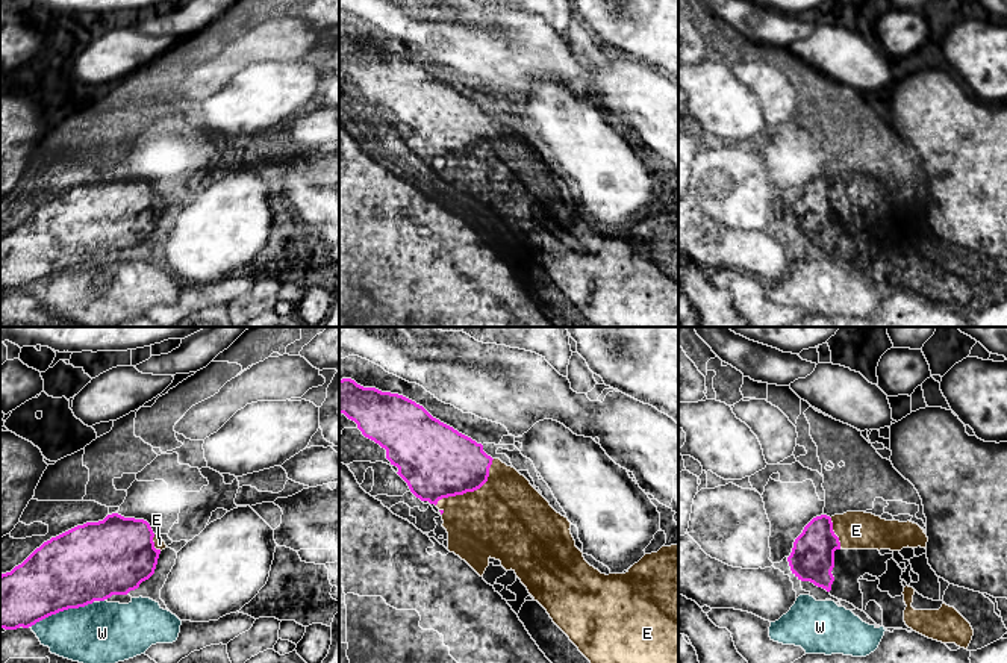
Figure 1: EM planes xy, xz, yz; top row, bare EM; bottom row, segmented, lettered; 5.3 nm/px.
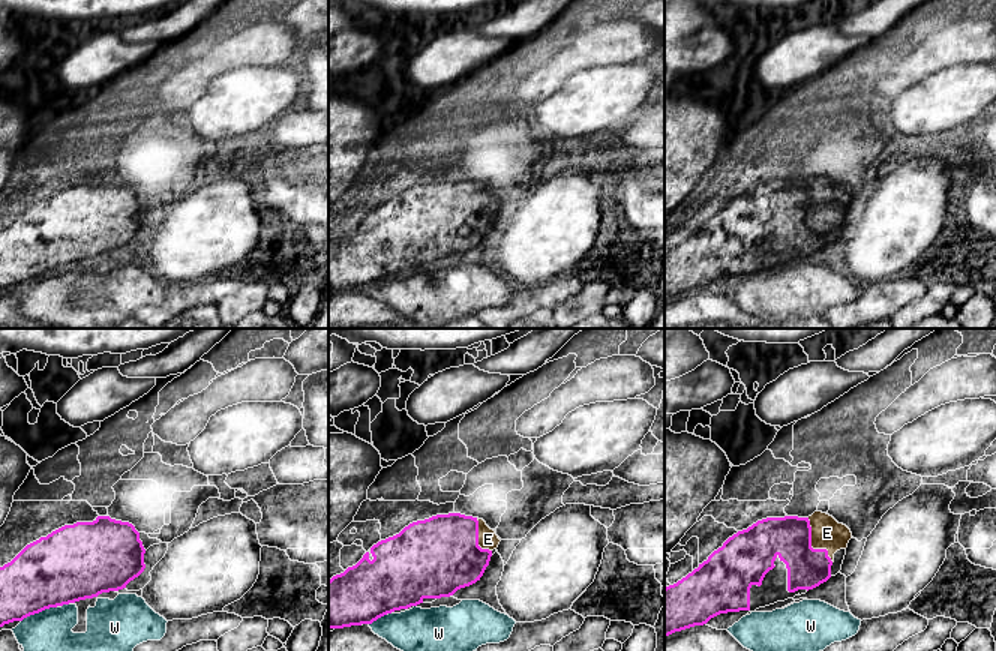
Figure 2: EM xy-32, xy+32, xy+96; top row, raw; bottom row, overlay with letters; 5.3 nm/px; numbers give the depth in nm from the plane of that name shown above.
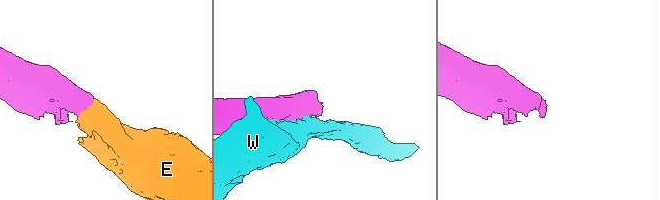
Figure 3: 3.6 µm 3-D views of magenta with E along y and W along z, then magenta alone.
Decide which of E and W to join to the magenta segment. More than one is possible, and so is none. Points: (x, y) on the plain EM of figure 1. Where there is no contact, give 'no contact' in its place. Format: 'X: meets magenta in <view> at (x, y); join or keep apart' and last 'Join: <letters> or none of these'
E: meets magenta in xz at (471, 152); join
W: meets magenta in xy at (61, 271); keep apart
Join: E

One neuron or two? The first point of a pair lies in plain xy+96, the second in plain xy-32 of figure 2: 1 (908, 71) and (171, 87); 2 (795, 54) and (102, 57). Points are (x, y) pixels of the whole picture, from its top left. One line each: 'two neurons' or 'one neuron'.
1: one neuron
2: one neuron

